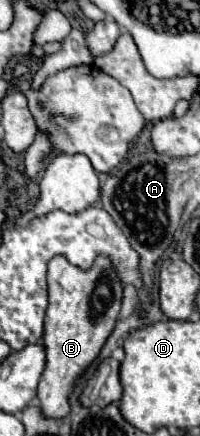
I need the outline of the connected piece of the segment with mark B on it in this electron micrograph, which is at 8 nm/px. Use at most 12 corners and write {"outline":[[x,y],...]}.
{"outline":[[107,255],[87,271],[49,261],[37,397],[69,415],[73,383],[117,323],[123,285]]}

